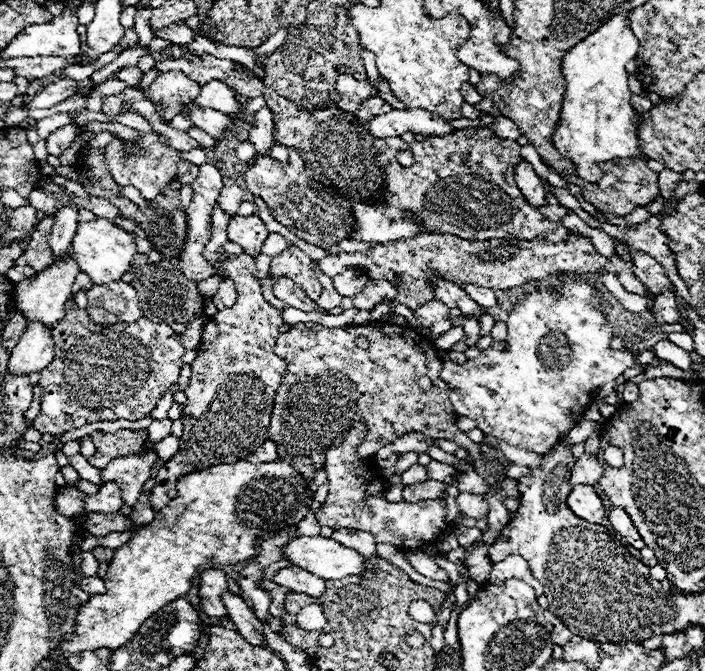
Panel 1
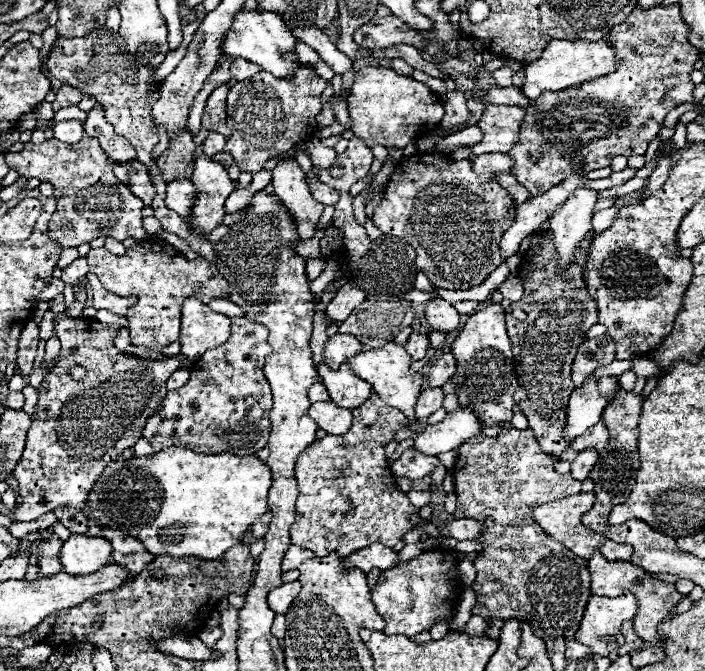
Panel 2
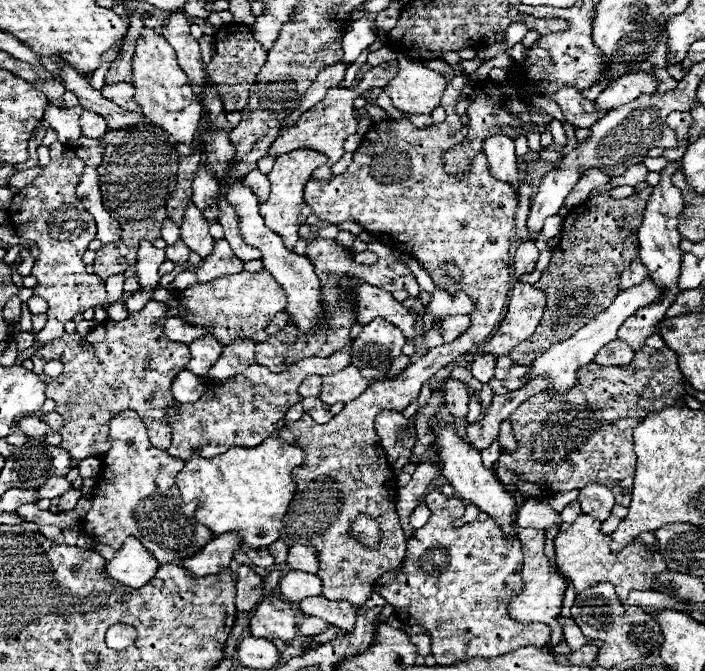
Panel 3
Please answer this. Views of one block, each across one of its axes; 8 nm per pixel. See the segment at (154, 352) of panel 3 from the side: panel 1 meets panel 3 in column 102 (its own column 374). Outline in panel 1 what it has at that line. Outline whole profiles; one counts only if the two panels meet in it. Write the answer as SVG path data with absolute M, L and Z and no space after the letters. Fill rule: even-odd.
M298 322L286 334L278 336L274 352L286 360L288 372L274 398L268 438L274 440L278 448L278 456L294 464L294 468L300 470L300 474L308 482L312 482L314 472L324 466L326 450L330 446L340 444L344 434L356 420L364 420L368 426L368 438L358 448L360 456L372 456L382 446L392 444L398 436L408 432L422 432L422 434L428 434L430 438L444 438L444 440L456 442L460 448L466 448L470 456L470 464L474 464L482 452L480 444L474 444L464 432L456 428L458 414L454 412L454 406L448 398L450 388L446 382L438 382L440 370L442 370L440 352L436 350L434 342L422 332L418 332L416 328L384 324L384 322L370 322L366 326L352 324L344 328L324 328L314 322L306 322L306 324ZM360 336L368 340L366 350L356 344L356 338ZM420 376L428 376L434 380L432 382L434 388L430 392L422 392L420 386L416 384Z

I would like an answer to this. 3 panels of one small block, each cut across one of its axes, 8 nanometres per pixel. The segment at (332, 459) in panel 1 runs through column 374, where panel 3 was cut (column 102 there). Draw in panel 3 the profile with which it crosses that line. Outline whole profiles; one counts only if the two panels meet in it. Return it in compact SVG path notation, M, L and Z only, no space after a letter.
M124 410L110 420L110 440L112 440L112 448L104 456L102 472L96 480L92 510L84 516L84 522L82 522L82 532L86 536L90 536L94 540L102 540L108 546L112 546L114 550L120 550L120 546L124 544L124 540L128 536L136 536L156 556L156 560L160 564L178 562L178 560L184 560L186 556L194 556L208 542L212 542L216 538L208 528L204 528L204 524L198 524L190 516L194 512L194 508L190 510L188 504L184 504L180 498L180 490L178 490L174 478L184 468L184 460L172 458L164 450L154 448L148 440L146 426L136 412Z

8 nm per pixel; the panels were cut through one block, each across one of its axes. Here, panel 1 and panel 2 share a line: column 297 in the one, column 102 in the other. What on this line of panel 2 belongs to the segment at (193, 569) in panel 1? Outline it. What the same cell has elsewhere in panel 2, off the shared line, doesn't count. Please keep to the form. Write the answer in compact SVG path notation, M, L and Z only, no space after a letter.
M170 446L152 456L110 462L88 494L84 514L110 530L126 532L138 538L154 556L196 556L216 560L236 546L244 532L260 520L268 510L266 494L270 490L272 472L256 456L234 454L198 454L188 448Z

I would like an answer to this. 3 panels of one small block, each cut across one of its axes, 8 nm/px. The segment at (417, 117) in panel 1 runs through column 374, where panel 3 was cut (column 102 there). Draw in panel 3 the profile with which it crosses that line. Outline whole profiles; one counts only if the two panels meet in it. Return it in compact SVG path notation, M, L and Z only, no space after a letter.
M84 110L80 116L82 134L88 138L102 138L108 132L108 124L100 114L94 114L90 110Z

